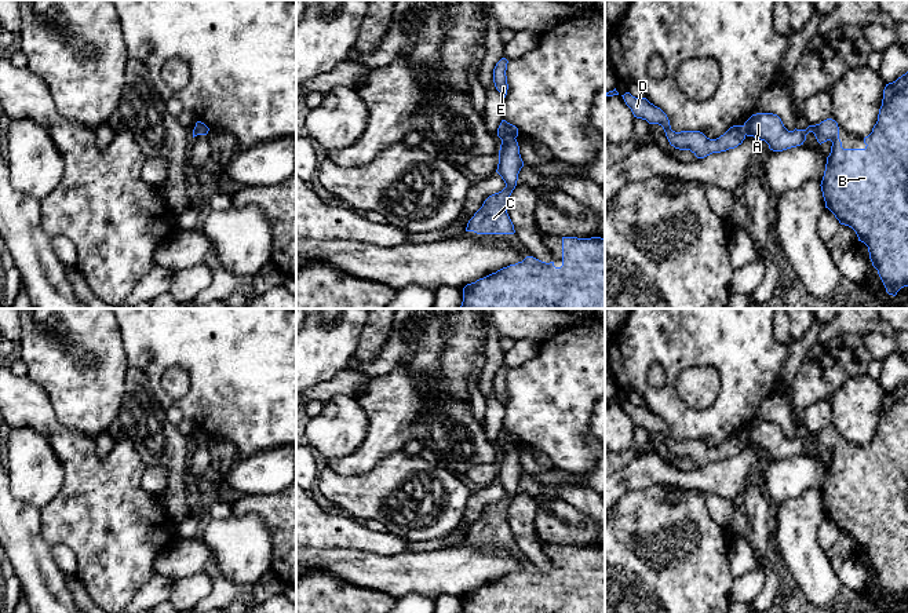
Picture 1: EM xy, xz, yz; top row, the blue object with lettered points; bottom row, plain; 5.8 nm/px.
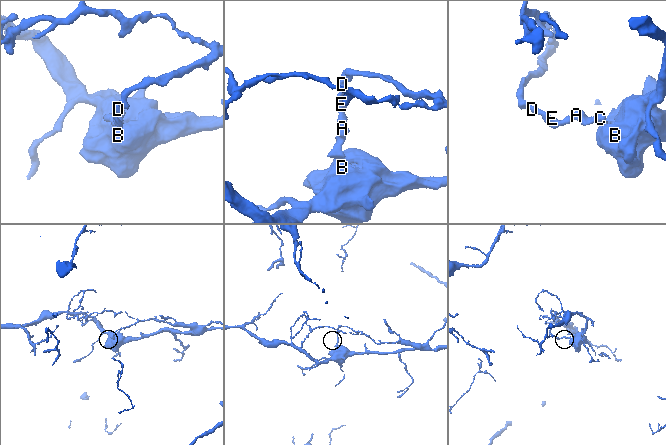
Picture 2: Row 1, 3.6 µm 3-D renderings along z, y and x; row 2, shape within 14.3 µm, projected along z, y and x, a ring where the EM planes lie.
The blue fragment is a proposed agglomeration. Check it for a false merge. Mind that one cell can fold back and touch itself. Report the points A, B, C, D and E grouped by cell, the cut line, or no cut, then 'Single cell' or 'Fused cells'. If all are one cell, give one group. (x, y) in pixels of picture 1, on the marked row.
Groups: A B C / D E. Split along xz (514, 138), (502, 141). Fused cells

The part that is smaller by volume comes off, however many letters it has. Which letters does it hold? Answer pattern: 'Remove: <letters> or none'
Remove: D, E

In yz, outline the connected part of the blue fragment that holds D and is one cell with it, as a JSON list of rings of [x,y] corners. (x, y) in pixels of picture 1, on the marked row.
[[[630,92],[621,96],[631,109],[634,117],[646,120],[649,124],[661,125],[671,146],[679,150],[690,150],[697,158],[734,149],[745,139],[743,125],[730,127],[716,139],[710,139],[700,131],[675,132],[671,129],[667,114],[646,98],[635,98]]]

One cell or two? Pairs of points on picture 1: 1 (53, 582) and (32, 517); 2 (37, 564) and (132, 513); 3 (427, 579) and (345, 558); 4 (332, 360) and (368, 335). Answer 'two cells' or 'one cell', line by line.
1: one cell
2: two cells
3: one cell
4: two cells

